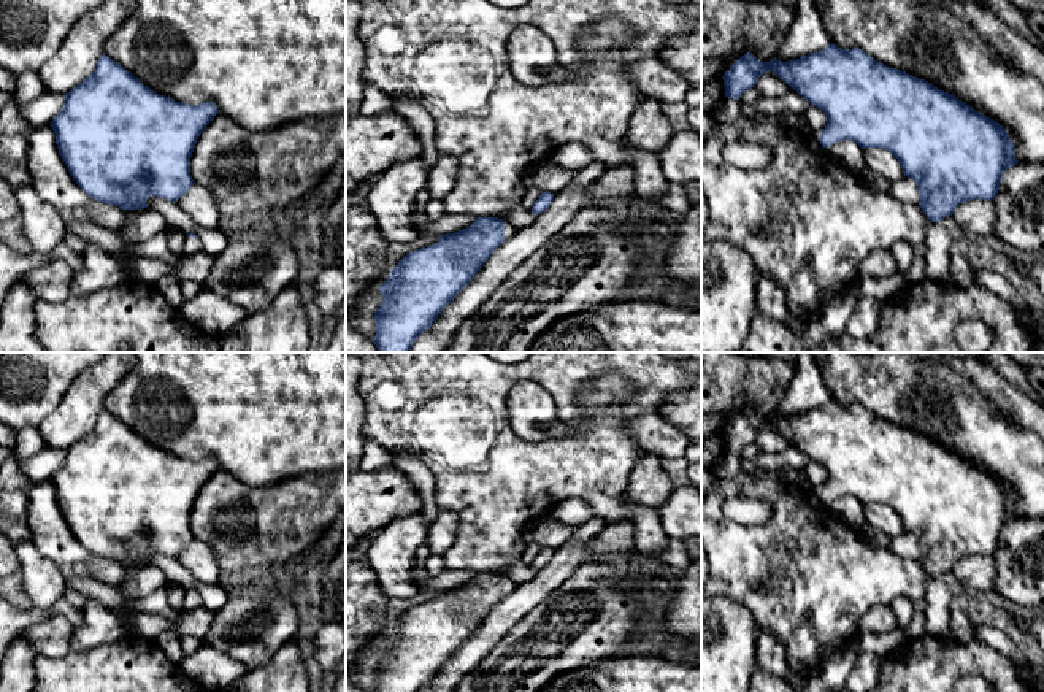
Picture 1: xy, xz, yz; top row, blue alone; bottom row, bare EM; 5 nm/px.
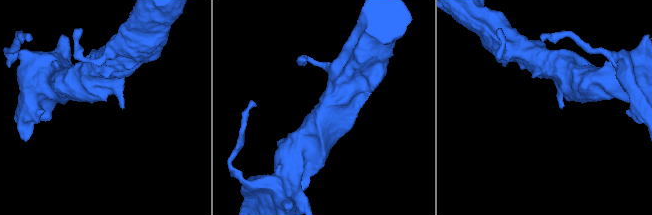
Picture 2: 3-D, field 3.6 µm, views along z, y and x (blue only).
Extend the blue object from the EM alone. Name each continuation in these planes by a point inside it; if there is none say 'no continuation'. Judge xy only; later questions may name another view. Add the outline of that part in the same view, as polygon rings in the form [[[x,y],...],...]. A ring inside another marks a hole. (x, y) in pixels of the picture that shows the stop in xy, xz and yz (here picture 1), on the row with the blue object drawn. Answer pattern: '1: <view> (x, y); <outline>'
1: xy (192, 245); [[[186,236],[182,254],[195,254],[195,252],[200,252],[200,251],[203,251],[200,238]]]

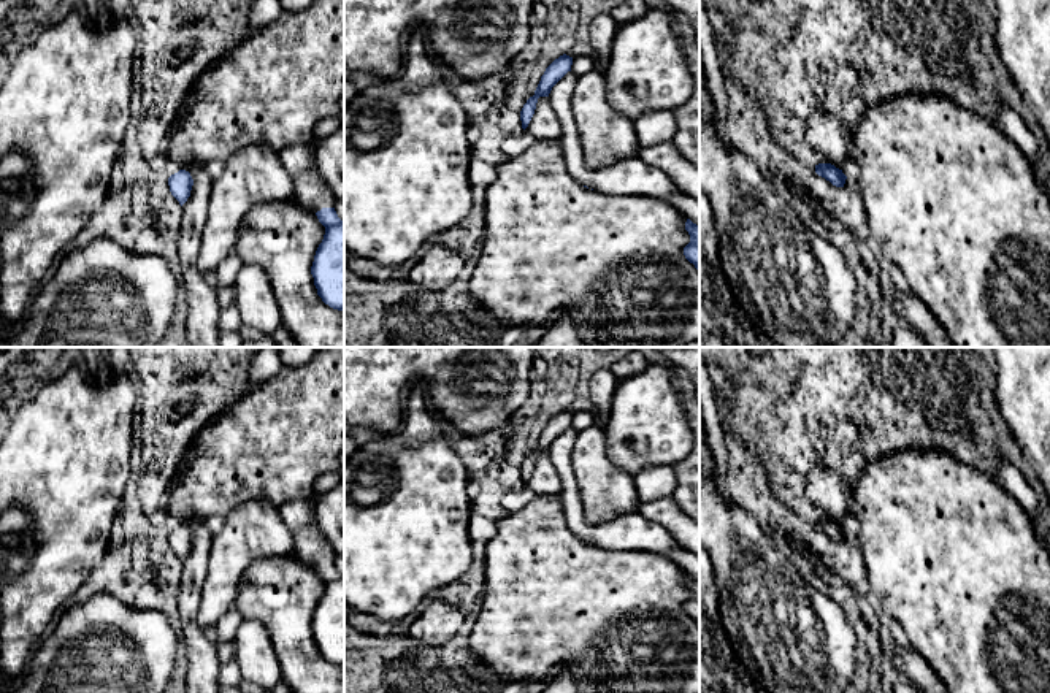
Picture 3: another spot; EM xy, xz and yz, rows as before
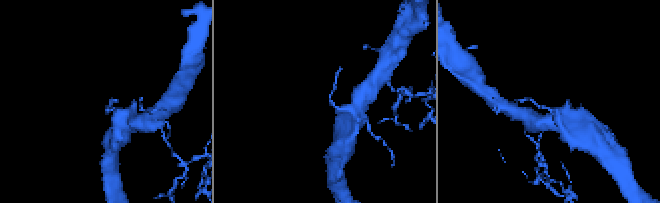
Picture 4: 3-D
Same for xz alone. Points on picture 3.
no continuation

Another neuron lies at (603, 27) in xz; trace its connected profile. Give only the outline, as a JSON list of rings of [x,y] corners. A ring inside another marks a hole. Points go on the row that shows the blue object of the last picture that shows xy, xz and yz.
[[[609,14],[596,16],[590,22],[590,46],[595,68],[606,70],[612,51],[612,40],[619,27]]]

